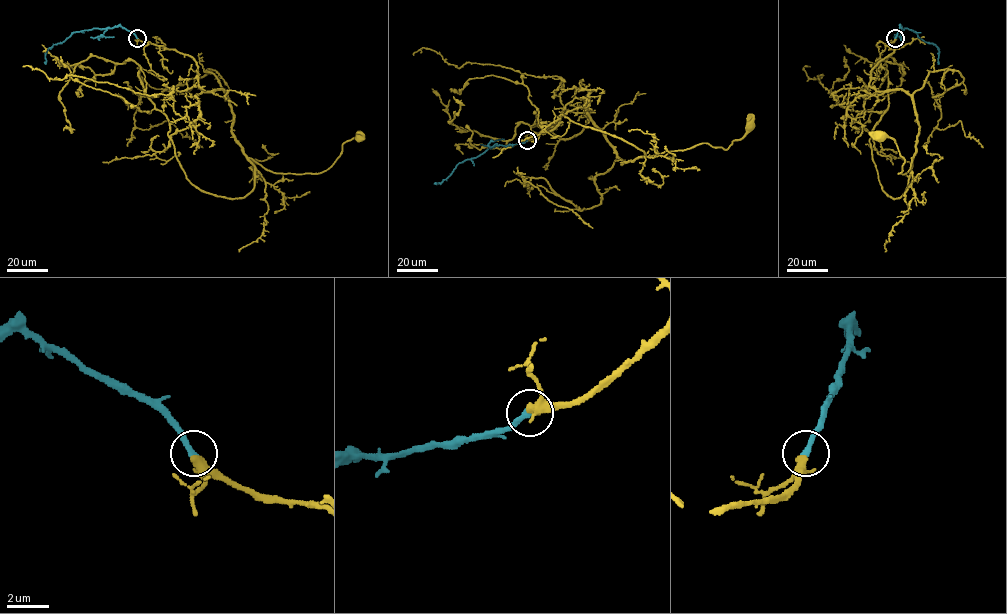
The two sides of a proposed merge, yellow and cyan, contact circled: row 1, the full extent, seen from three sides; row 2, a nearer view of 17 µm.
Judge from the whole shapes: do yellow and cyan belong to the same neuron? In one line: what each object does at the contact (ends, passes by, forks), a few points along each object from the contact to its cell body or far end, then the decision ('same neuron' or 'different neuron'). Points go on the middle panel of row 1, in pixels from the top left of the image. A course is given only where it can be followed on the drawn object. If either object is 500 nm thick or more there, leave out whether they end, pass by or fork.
yellow ends; cyan ends; course yellow (527, 140), (545, 131), (565, 139), (577, 135), (588, 114), (622, 163), (703, 143), (726, 149), (748, 125); course cyan (527, 140), (489, 148), (476, 157), (459, 163), (447, 177), (435, 183); same neuron

